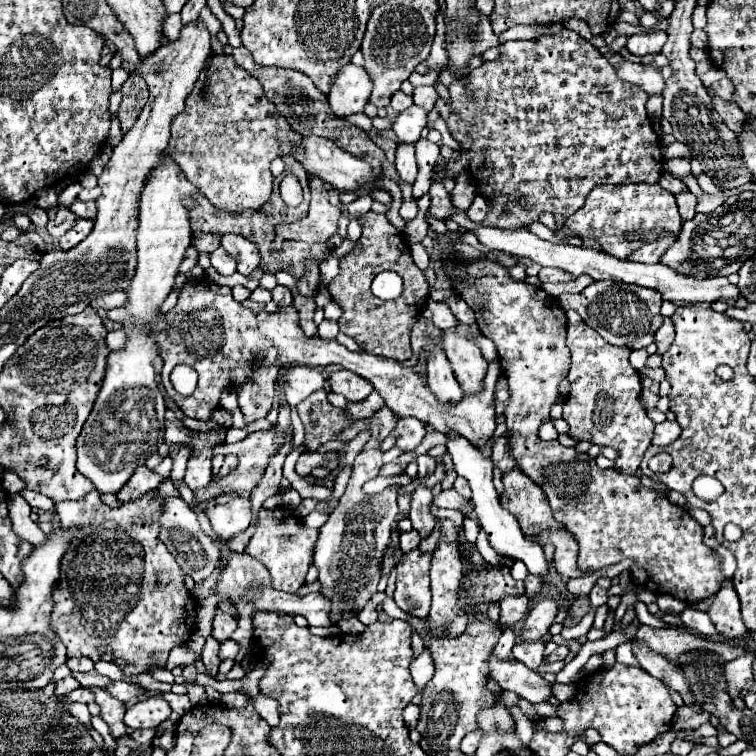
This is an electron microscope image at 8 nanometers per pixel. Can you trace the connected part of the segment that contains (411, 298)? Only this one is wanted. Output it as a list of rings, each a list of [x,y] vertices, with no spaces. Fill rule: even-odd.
[[[367,212],[363,216],[363,234],[359,246],[339,258],[339,274],[327,284],[327,288],[331,298],[343,308],[343,316],[339,318],[339,330],[343,334],[351,336],[367,354],[405,362],[413,354],[409,332],[413,326],[413,318],[419,312],[419,302],[421,308],[425,304],[429,284],[421,270],[413,264],[409,246],[401,236],[403,234],[389,224],[385,214]],[[383,270],[393,270],[403,278],[405,292],[395,300],[379,300],[371,292],[371,280]]]

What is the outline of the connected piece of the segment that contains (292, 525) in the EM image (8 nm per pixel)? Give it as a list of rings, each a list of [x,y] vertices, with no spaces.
[[[261,508],[257,516],[255,534],[247,542],[245,552],[267,566],[267,570],[271,572],[275,590],[297,594],[299,588],[305,584],[305,576],[313,560],[313,548],[317,544],[317,536],[319,536],[319,530],[307,528],[293,508],[273,508],[273,510]]]

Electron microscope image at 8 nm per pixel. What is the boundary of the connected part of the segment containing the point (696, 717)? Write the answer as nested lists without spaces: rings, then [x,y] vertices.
[[[679,706],[675,712],[675,720],[673,726],[675,728],[699,728],[701,724],[709,722],[709,714],[707,712],[695,712],[691,706]]]

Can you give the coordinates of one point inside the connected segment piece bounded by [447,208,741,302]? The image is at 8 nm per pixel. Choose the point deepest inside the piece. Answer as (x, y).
(520, 242)

